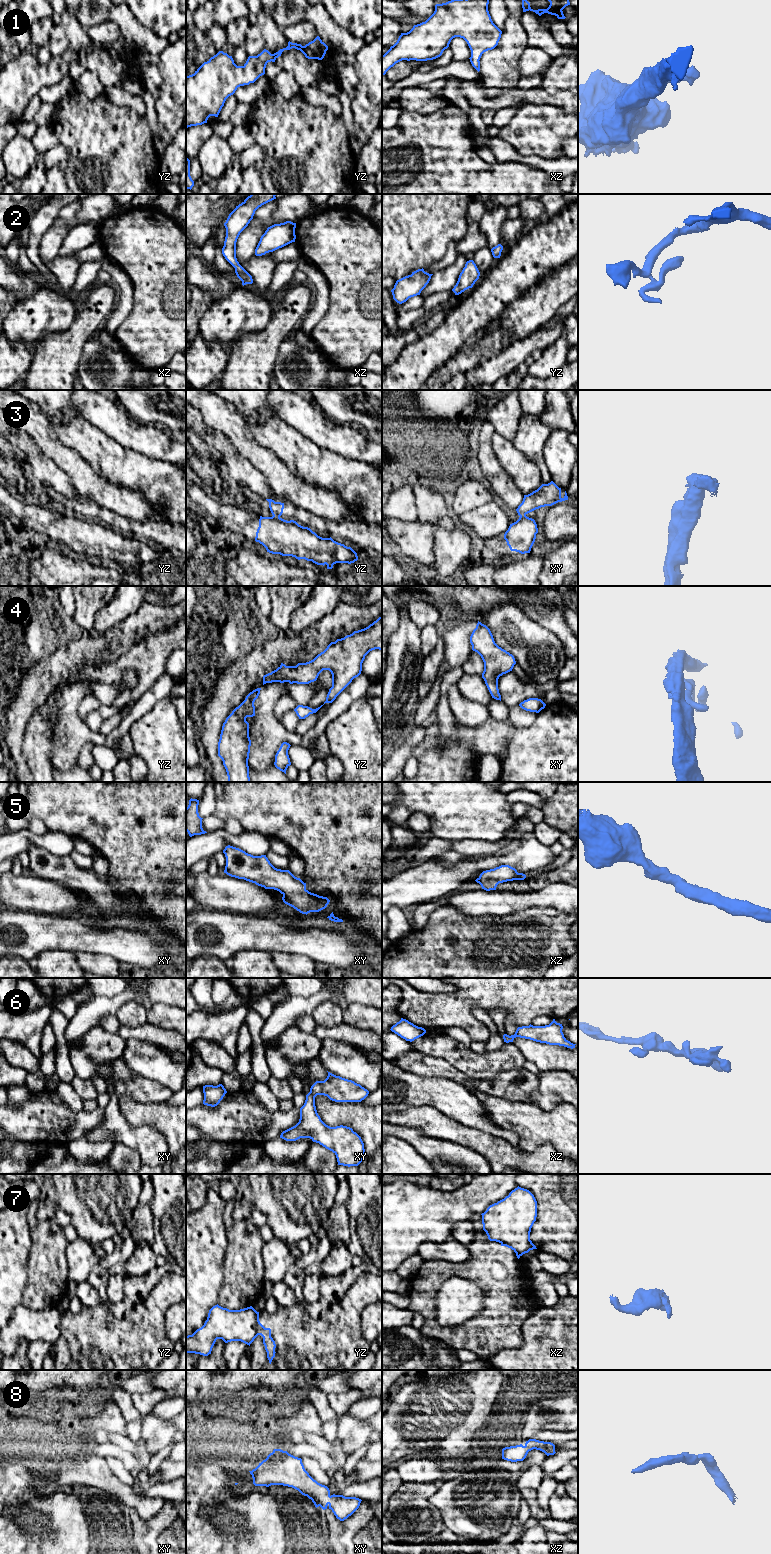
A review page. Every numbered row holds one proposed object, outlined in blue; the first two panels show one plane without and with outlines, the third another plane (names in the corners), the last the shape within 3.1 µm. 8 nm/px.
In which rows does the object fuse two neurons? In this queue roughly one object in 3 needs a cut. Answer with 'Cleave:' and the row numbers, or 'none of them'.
Cleave: 3, 7

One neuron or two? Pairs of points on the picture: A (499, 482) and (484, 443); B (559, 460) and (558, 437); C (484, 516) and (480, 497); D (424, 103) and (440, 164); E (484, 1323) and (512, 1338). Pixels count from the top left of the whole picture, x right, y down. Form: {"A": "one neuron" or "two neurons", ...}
{"A": "one neuron", "B": "one neuron", "C": "two neurons", "D": "two neurons", "E": "one neuron"}

